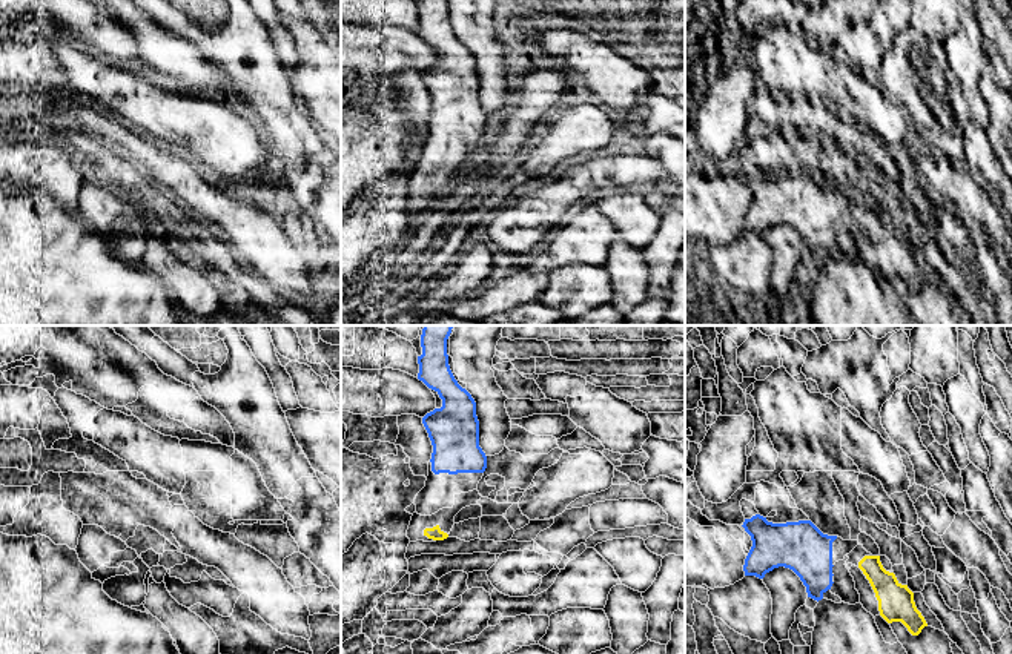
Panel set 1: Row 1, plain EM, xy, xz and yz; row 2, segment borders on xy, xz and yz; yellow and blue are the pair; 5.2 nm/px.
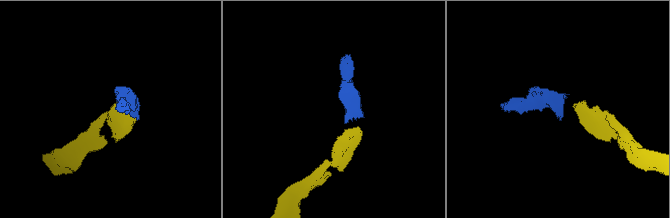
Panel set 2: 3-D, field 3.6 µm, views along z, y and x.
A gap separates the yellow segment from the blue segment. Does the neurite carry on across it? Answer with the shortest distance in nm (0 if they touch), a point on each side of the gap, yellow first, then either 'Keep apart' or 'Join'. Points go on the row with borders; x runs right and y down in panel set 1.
Distance 140 nm. Across: yz (859, 565), (833, 565). Join

